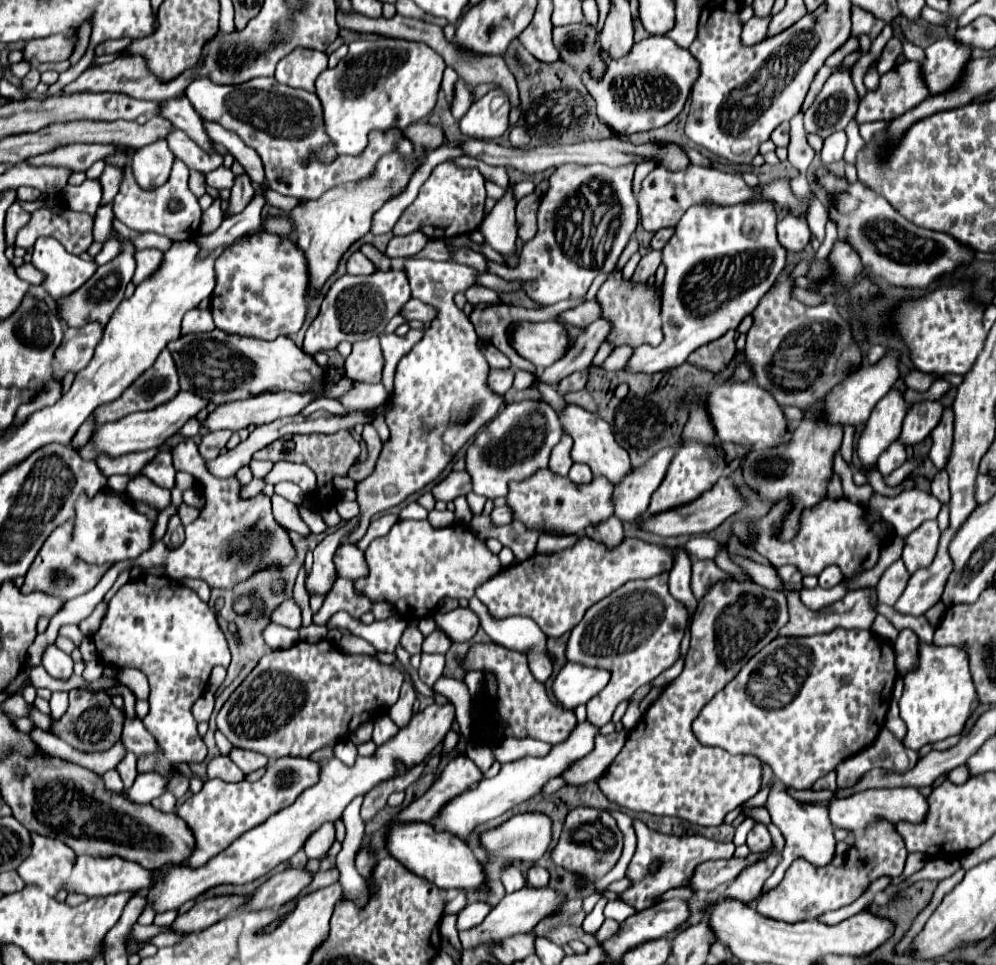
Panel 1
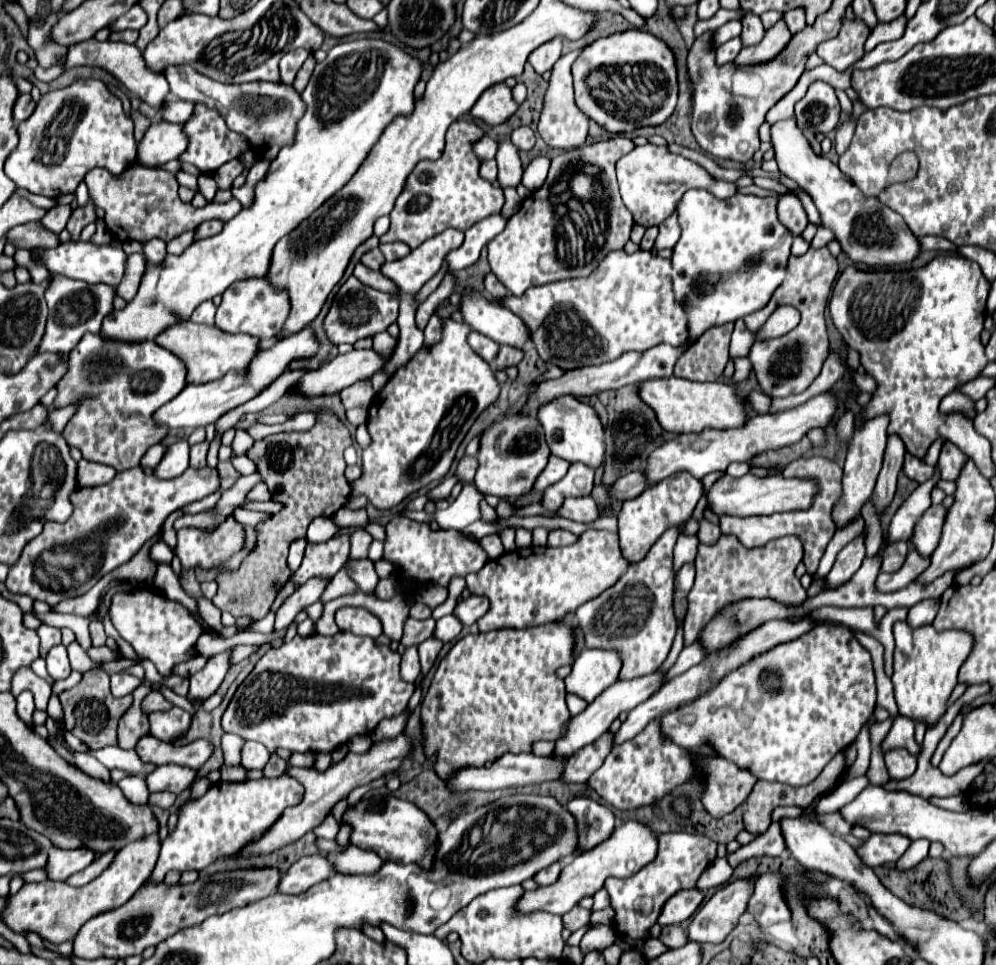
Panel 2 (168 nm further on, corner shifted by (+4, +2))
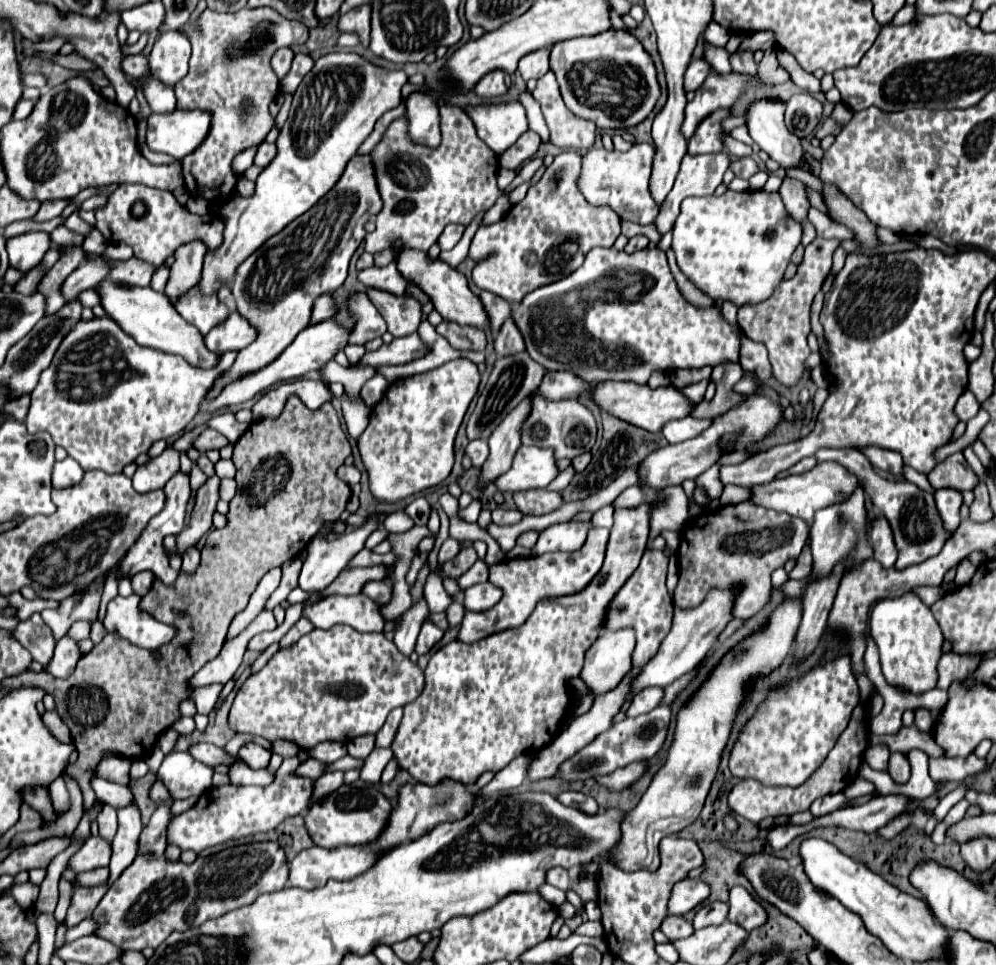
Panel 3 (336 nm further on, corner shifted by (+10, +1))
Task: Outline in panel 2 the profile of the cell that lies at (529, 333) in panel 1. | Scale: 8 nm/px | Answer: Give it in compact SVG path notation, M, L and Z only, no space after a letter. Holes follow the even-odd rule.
M465 291L461 313L465 323L469 323L475 331L487 335L499 345L515 345L517 349L523 349L525 343L531 339L531 333L527 333L527 325L523 325L523 321L515 317L515 313L497 303L493 305L481 293Z

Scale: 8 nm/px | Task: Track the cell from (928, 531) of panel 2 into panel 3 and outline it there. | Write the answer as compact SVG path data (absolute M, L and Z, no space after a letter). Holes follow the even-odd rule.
M939 488L935 492L935 502L937 502L937 510L945 522L947 530L957 530L961 516L959 516L959 508L963 504L963 494L961 490L953 490L953 488Z

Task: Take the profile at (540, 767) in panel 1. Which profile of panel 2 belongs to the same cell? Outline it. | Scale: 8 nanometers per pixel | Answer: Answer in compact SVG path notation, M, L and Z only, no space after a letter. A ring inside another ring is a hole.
M649 673L649 675L643 675L643 677L637 677L637 679L631 679L631 681L617 681L615 685L611 685L607 691L603 691L593 703L587 705L585 711L581 711L579 715L575 715L569 725L567 725L567 731L565 735L555 743L555 753L559 753L559 757L571 757L575 755L581 747L597 741L605 731L609 731L609 725L621 715L621 713L629 713L633 707L637 707L639 703L647 701L647 697L651 697L653 691L657 691L661 687L661 681L663 681L663 675L661 673Z

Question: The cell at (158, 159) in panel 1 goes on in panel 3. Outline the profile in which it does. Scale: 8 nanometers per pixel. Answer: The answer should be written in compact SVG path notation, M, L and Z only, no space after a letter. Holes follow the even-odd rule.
M173 110L169 114L151 114L147 120L147 144L155 152L163 152L173 156L175 160L185 158L185 154L191 154L203 140L205 134L209 134L209 122L211 114L203 110Z

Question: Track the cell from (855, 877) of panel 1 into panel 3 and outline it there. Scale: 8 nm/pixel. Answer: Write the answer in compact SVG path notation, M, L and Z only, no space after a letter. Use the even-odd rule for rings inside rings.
M735 886L731 890L727 904L729 904L727 920L743 926L747 932L765 924L765 920L767 920L765 908L743 886Z

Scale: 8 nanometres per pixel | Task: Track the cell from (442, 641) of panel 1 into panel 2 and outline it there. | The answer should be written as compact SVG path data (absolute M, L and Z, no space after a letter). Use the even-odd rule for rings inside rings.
M445 615L443 619L437 621L437 627L435 627L433 637L439 639L441 643L449 643L449 641L453 641L453 639L461 633L461 629L463 629L463 625L459 623L457 617L453 617L453 615Z

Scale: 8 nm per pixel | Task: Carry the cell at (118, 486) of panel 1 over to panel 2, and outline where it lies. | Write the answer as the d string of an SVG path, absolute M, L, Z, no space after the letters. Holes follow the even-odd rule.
M161 444L151 446L142 457L140 466L155 468L161 461L165 450L165 447Z

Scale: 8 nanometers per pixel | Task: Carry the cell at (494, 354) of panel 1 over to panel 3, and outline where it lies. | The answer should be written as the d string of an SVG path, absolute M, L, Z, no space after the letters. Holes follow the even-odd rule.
M443 320L441 324L435 326L437 334L441 334L443 338L447 338L447 342L453 348L459 350L485 350L485 332L477 330L475 326L461 326L457 322L449 322Z

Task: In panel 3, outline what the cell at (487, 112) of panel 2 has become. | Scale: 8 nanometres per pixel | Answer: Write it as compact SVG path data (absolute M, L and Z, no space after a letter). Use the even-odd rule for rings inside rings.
M493 70L489 74L485 74L485 78L481 78L481 82L477 82L475 92L483 98L495 98L495 96L503 96L507 92L507 86L503 82L505 72L503 70Z

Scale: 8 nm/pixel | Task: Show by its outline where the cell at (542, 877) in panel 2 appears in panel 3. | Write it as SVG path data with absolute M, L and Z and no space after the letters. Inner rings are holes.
M553 868L547 872L547 882L553 884L555 888L561 888L561 890L569 890L571 888L571 876L565 868Z

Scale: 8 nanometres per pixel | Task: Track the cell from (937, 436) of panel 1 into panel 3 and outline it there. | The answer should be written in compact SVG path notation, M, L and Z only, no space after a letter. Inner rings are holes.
M961 452L947 456L943 462L939 462L931 472L929 472L929 484L937 488L953 486L957 490L975 490L979 476L969 468L967 460L963 458Z

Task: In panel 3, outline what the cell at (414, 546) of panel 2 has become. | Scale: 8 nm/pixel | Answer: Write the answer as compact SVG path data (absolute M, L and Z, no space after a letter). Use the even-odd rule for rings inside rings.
M397 510L397 512L391 512L383 526L389 530L389 532L405 532L405 530L411 530L413 528L413 520L403 512L403 510Z

